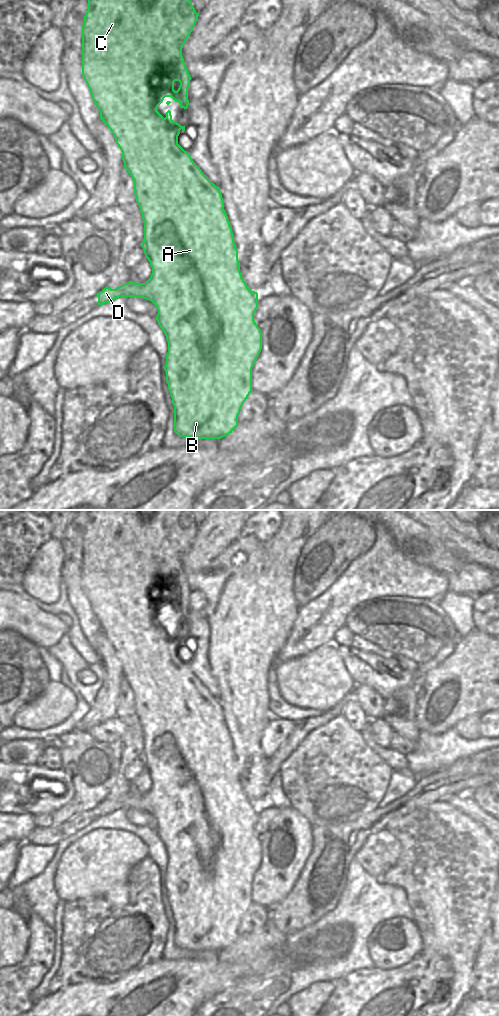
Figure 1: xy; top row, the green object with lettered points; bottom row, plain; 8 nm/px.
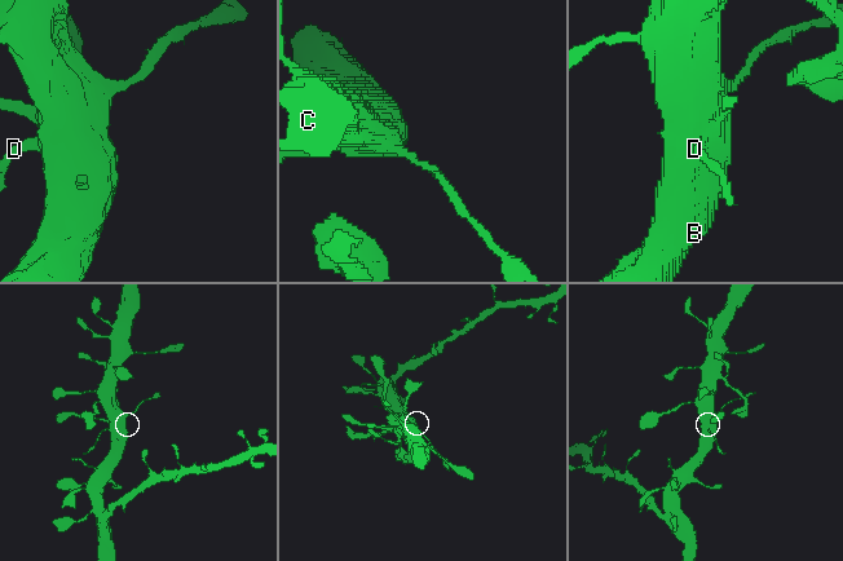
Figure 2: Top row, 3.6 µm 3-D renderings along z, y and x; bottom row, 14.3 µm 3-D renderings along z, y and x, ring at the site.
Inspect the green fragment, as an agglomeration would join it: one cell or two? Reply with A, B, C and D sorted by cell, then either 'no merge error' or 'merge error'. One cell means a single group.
groups A B C D; no merge error

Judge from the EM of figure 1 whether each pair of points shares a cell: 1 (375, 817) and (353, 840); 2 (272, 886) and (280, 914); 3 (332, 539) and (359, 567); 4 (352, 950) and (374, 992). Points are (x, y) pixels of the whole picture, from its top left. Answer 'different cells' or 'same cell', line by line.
1: same cell
2: different cells
3: different cells
4: different cells

